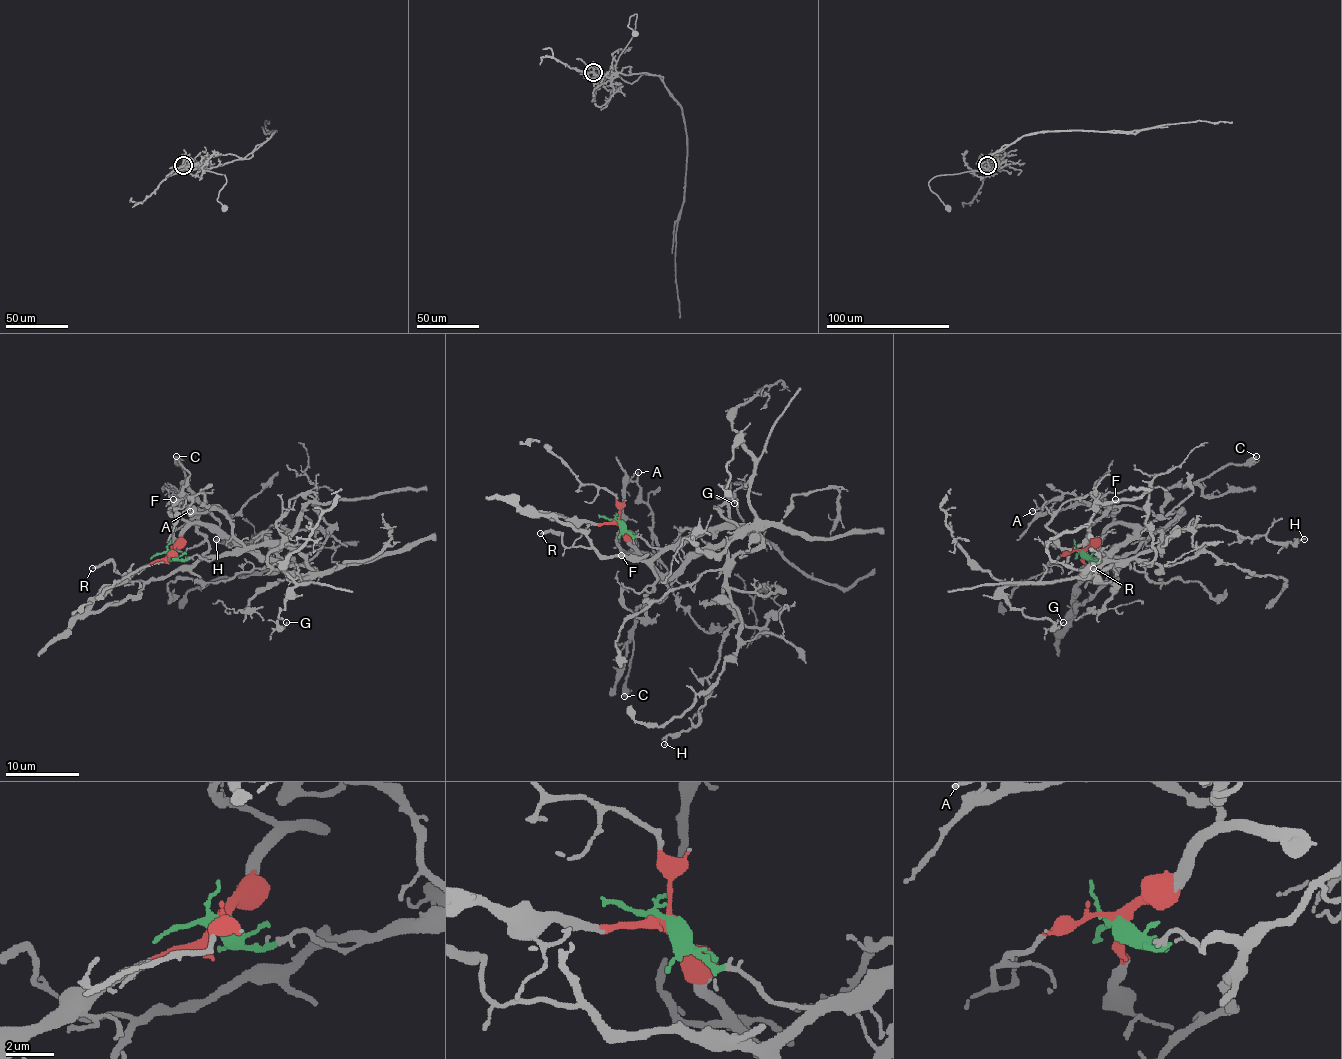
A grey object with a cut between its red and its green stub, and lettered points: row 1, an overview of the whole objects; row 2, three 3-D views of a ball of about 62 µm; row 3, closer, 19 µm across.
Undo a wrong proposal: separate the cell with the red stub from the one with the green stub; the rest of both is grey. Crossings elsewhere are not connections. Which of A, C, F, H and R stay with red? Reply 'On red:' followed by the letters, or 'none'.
On red: C

